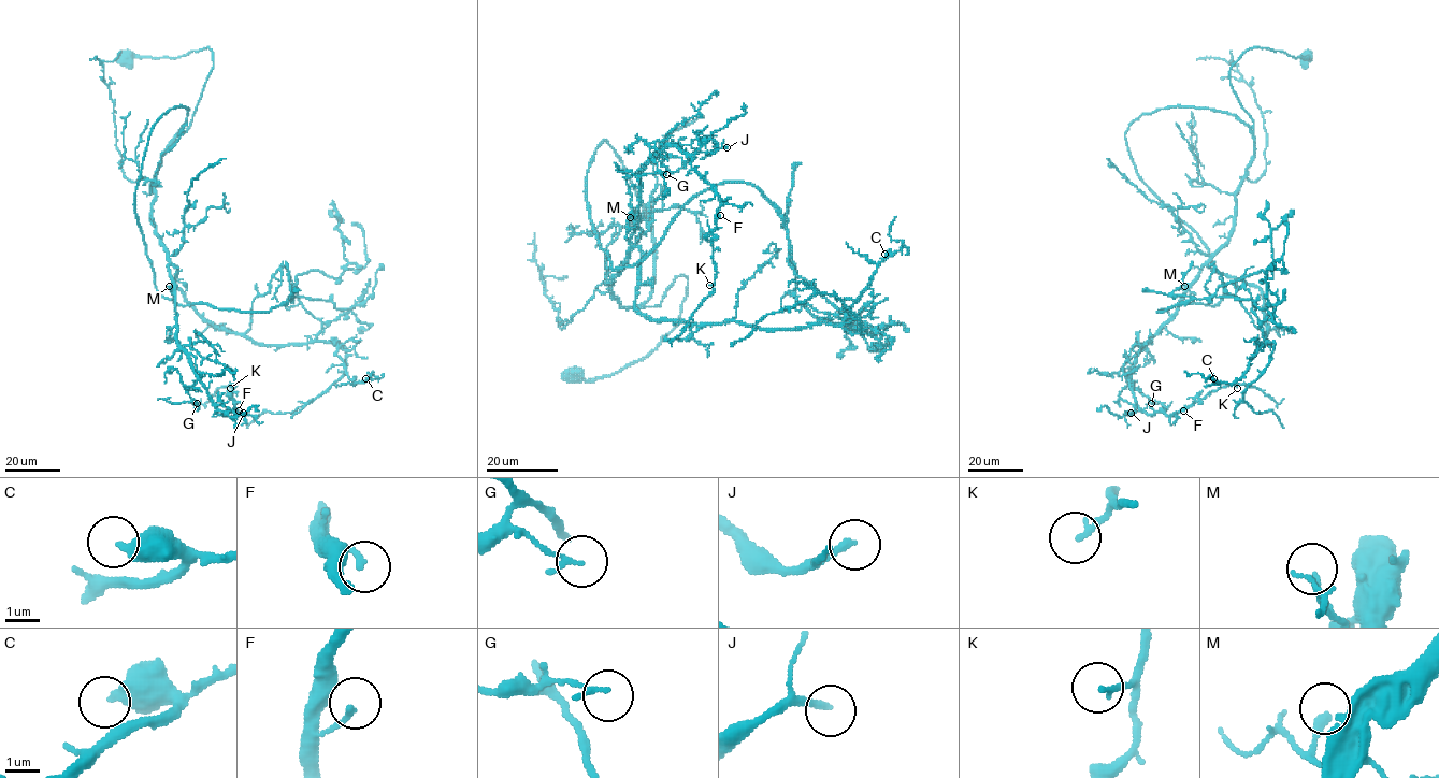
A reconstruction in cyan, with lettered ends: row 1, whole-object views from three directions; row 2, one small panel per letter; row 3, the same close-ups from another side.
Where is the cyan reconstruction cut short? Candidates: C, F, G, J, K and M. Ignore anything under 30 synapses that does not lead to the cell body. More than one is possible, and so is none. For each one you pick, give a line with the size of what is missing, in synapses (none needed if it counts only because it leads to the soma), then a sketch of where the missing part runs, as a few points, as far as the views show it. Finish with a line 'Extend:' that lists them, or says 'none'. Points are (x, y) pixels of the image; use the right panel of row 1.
J: Roughly 45 synapses. Course of what is missing: (1131, 413), (1133, 417), (1152, 417), (1170, 406), (1184, 409), (1190, 404)
Extend: J

